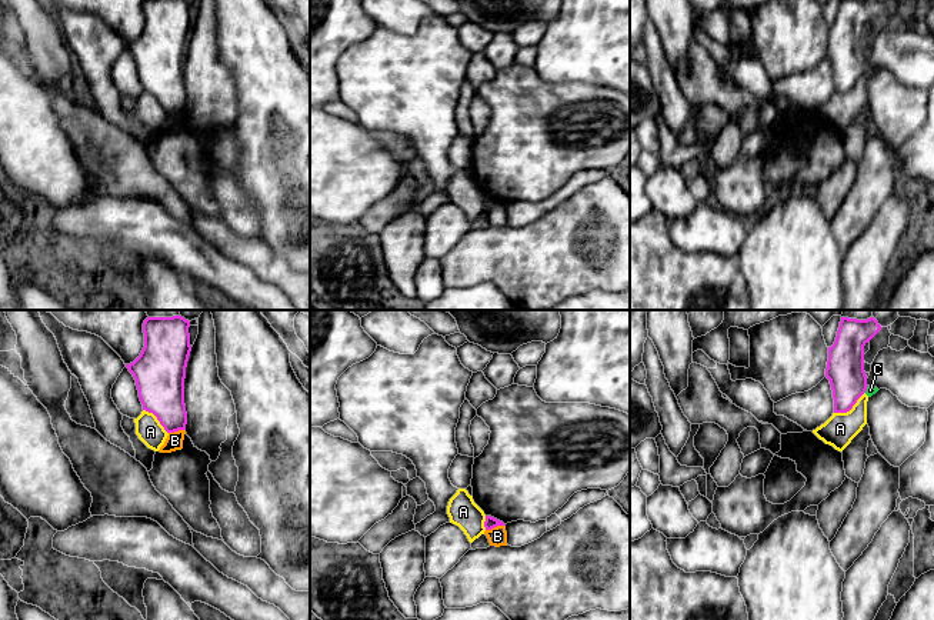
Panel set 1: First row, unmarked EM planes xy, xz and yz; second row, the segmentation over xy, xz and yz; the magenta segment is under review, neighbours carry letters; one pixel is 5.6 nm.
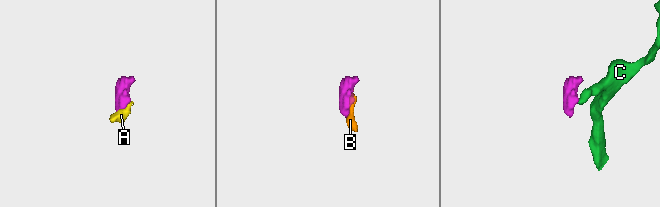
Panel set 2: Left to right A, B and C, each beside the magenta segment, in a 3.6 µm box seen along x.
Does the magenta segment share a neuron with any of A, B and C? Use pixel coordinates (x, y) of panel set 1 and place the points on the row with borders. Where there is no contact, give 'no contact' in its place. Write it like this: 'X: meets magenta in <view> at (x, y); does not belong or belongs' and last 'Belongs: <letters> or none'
A: meets magenta in yz at (850, 409); does not belong
B: meets magenta in xz at (494, 526); does not belong
C: meets magenta in yz at (866, 389); does not belong
Belongs: none

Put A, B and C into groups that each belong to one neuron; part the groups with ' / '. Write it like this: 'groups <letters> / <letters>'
groups A C / B

